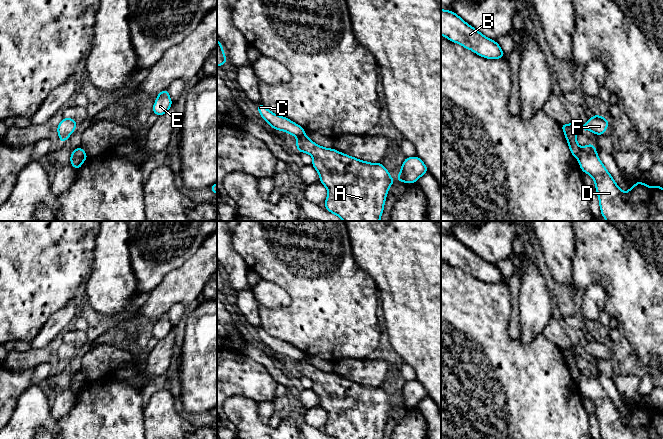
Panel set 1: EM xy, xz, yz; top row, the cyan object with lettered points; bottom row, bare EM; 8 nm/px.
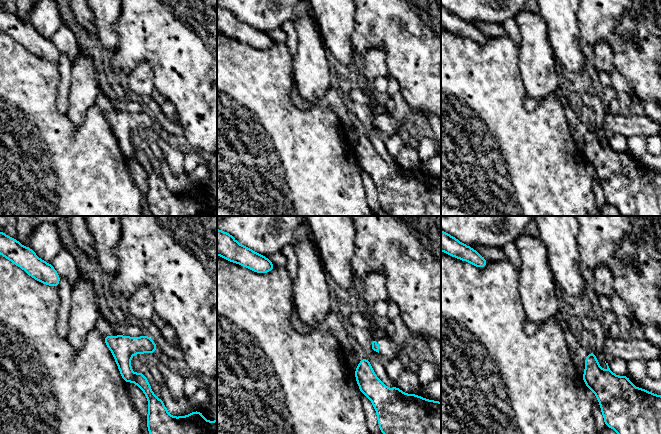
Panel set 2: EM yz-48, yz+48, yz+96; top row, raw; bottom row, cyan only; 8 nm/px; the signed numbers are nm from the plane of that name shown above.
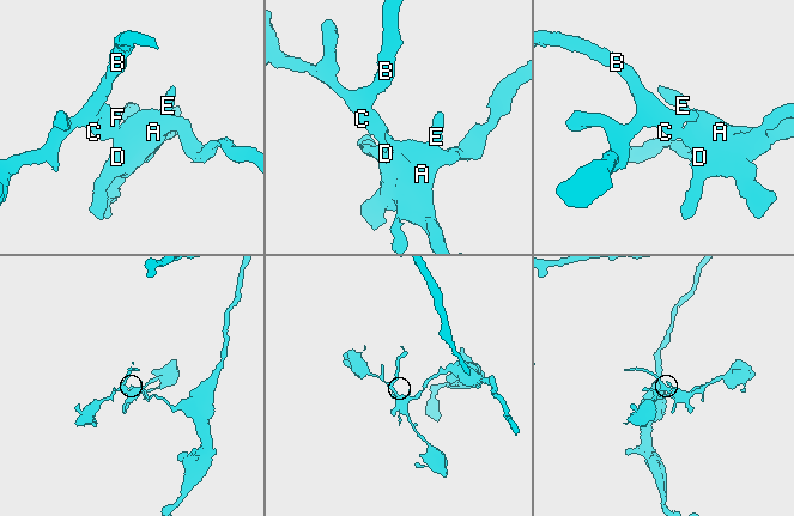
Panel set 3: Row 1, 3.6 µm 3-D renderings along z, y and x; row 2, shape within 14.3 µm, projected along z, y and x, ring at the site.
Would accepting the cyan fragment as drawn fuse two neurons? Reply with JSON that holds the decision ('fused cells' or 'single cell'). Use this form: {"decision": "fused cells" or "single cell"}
{"decision": "fused cells"}

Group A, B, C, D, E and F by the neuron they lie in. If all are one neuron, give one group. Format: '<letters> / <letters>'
A D E / B C F

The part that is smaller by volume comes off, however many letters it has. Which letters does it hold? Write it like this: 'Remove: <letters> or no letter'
Remove: B, C, F

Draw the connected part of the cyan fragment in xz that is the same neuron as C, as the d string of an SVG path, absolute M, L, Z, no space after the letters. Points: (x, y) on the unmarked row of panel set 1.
M262 327L257 328L256 331L262 343L268 346L273 353L287 356L297 362L305 358L306 355L303 351L286 341L279 340L269 335Z

